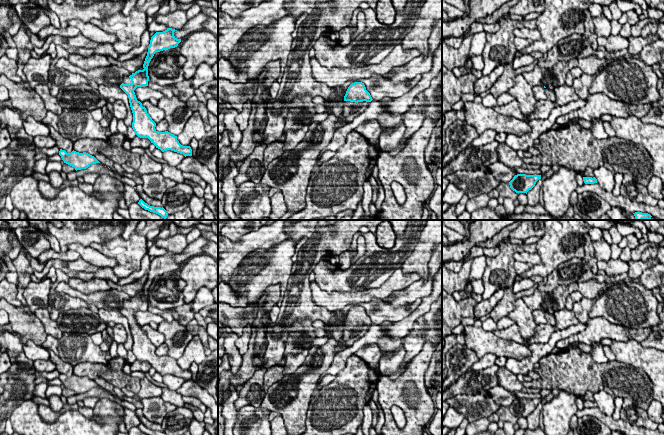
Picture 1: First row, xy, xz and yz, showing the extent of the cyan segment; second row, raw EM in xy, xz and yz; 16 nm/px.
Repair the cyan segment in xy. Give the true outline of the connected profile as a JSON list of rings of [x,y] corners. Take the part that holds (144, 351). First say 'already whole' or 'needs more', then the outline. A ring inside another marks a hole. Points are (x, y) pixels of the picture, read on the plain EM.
needs more; [[[167,252],[163,256],[156,256],[150,264],[147,280],[143,288],[143,294],[138,294],[135,297],[130,297],[129,300],[123,299],[123,305],[120,312],[128,319],[130,331],[133,337],[132,352],[135,358],[140,362],[148,362],[156,372],[162,376],[171,374],[186,380],[192,380],[190,370],[183,370],[177,364],[177,360],[168,355],[158,356],[155,351],[156,347],[147,337],[142,327],[137,324],[134,314],[137,311],[147,311],[149,300],[148,290],[156,276],[175,272],[181,266],[174,260],[177,255],[172,252]]]

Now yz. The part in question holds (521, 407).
already whole; [[[517,398],[509,406],[510,412],[516,417],[526,417],[531,414],[536,406],[541,403],[541,399]]]

